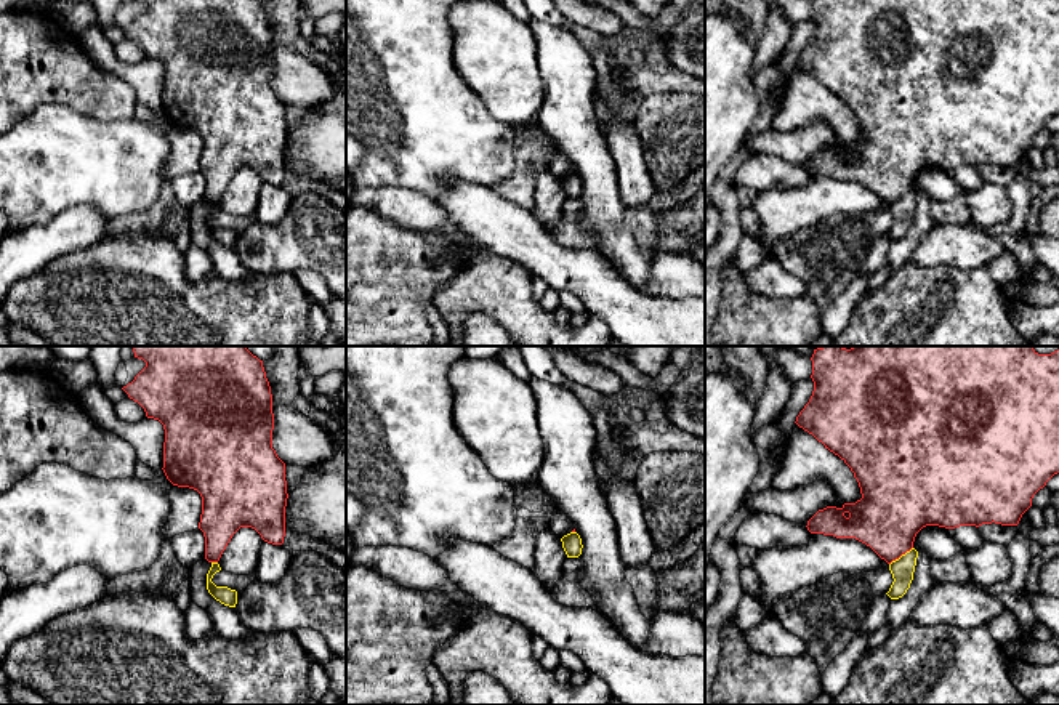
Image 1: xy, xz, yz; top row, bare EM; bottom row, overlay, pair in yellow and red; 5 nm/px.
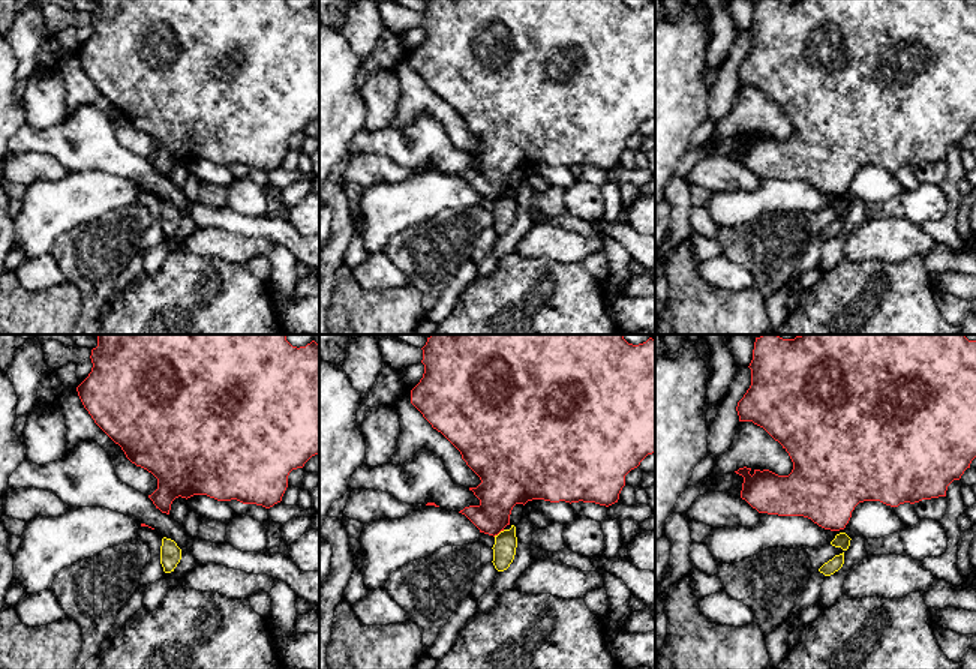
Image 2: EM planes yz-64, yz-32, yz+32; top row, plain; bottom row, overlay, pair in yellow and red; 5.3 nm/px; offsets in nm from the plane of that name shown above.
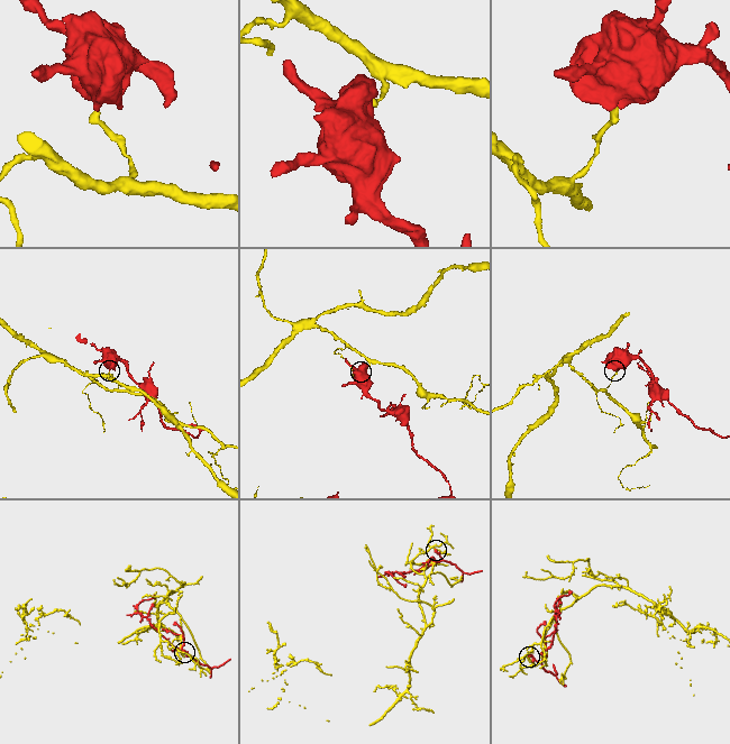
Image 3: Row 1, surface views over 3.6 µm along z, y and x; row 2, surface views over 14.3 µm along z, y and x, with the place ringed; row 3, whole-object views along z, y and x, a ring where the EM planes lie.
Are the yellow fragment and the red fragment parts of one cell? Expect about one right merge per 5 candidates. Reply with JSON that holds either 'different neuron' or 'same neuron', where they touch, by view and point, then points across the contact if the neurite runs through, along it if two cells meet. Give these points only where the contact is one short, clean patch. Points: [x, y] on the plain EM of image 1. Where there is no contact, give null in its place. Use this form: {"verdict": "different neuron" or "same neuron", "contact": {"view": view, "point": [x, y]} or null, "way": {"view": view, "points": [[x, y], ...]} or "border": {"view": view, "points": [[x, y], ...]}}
{"verdict": "different neuron", "contact": {"view": "yz", "point": [902, 196]}}

